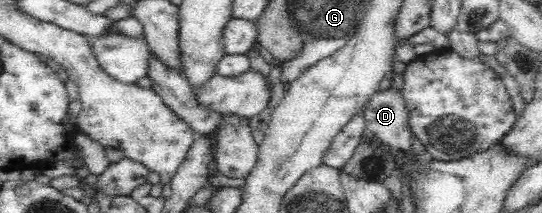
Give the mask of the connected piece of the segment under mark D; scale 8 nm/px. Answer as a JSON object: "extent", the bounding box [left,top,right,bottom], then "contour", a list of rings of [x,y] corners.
{"extent":[362,87,413,153],"contour":[[[392,87],[380,89],[370,97],[362,112],[365,118],[365,129],[373,134],[380,143],[401,153],[410,153],[412,150],[413,132],[409,127],[409,114],[401,92]]]}

